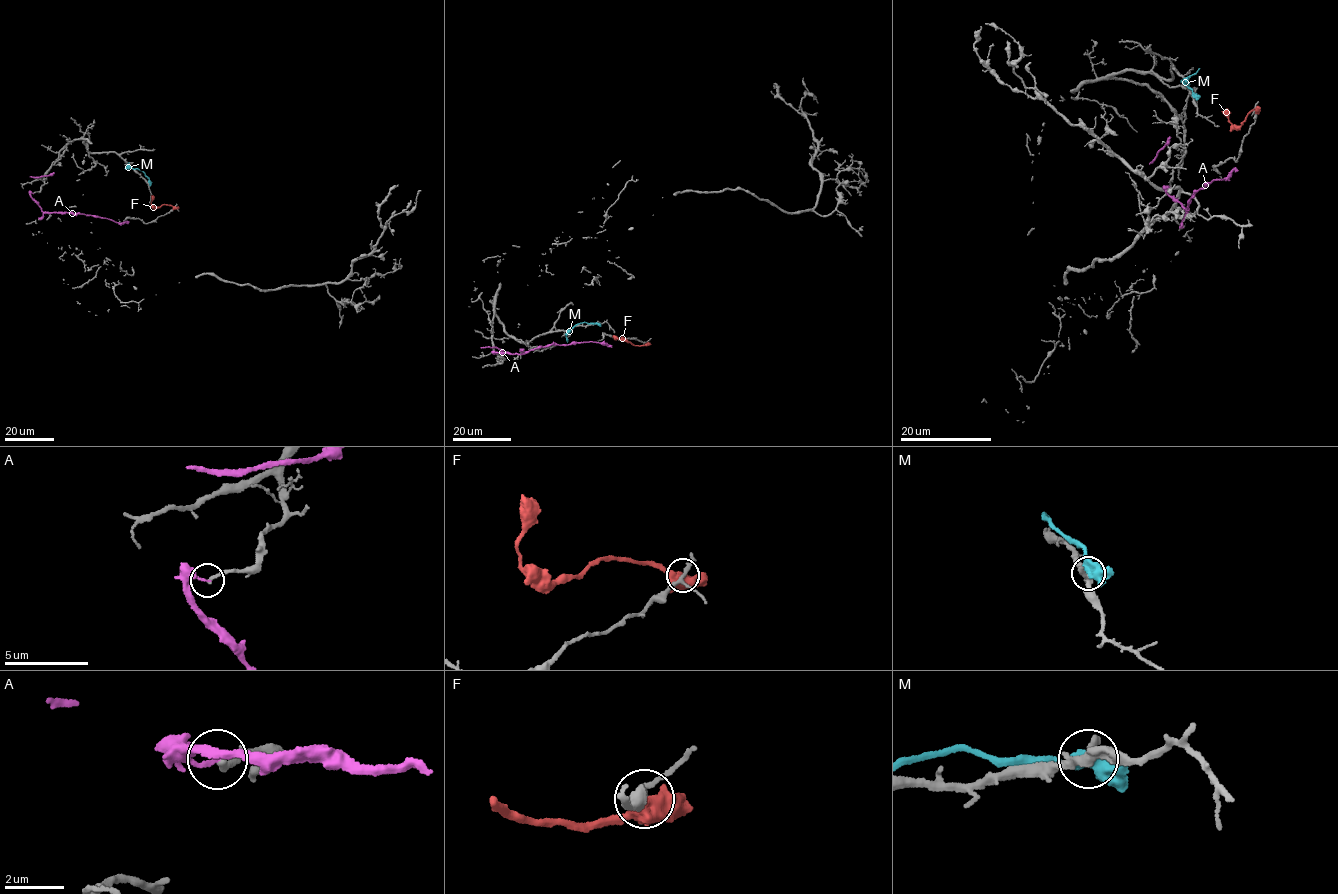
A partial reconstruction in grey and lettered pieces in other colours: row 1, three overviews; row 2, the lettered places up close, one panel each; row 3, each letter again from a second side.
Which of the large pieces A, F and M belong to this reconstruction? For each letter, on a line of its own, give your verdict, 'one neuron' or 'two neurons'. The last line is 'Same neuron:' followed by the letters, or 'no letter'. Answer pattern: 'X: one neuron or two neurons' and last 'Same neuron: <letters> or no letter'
A: two neurons
F: two neurons
M: two neurons
Same neuron: no letter

